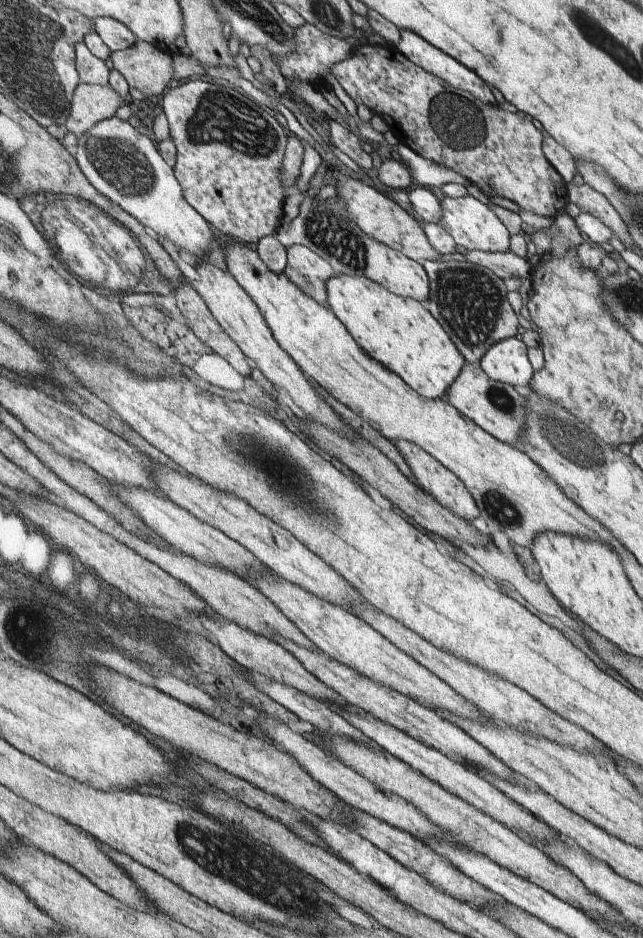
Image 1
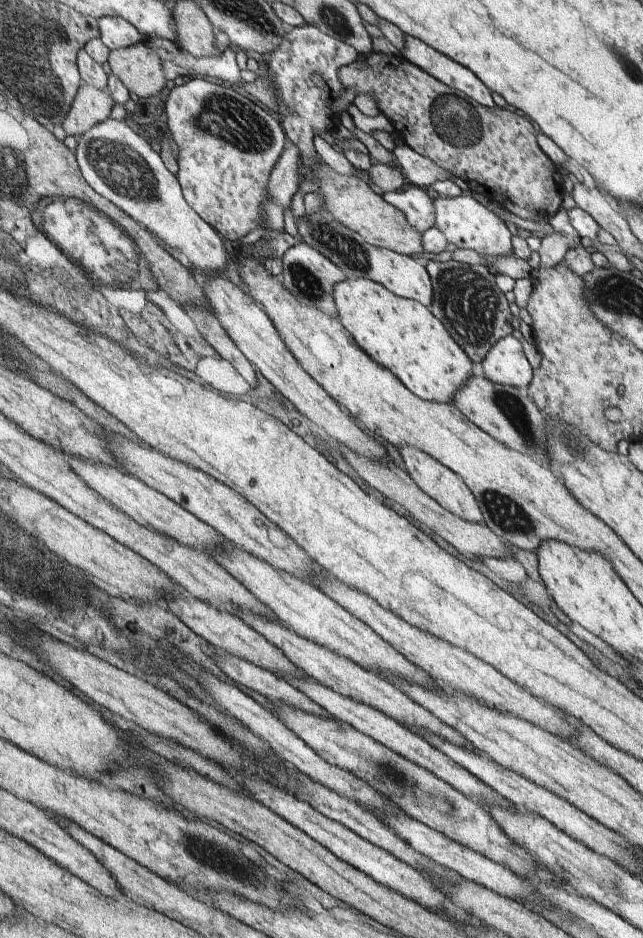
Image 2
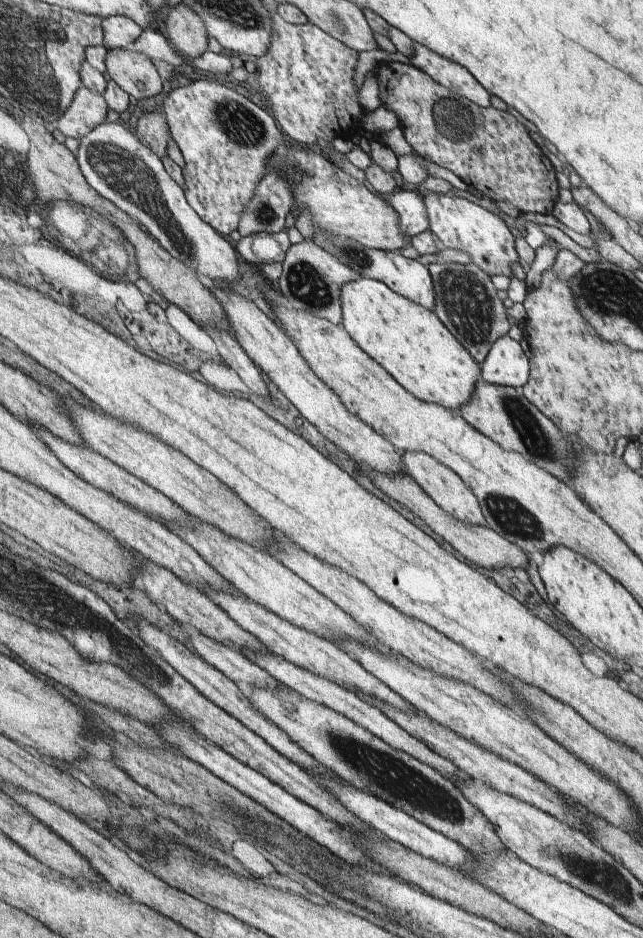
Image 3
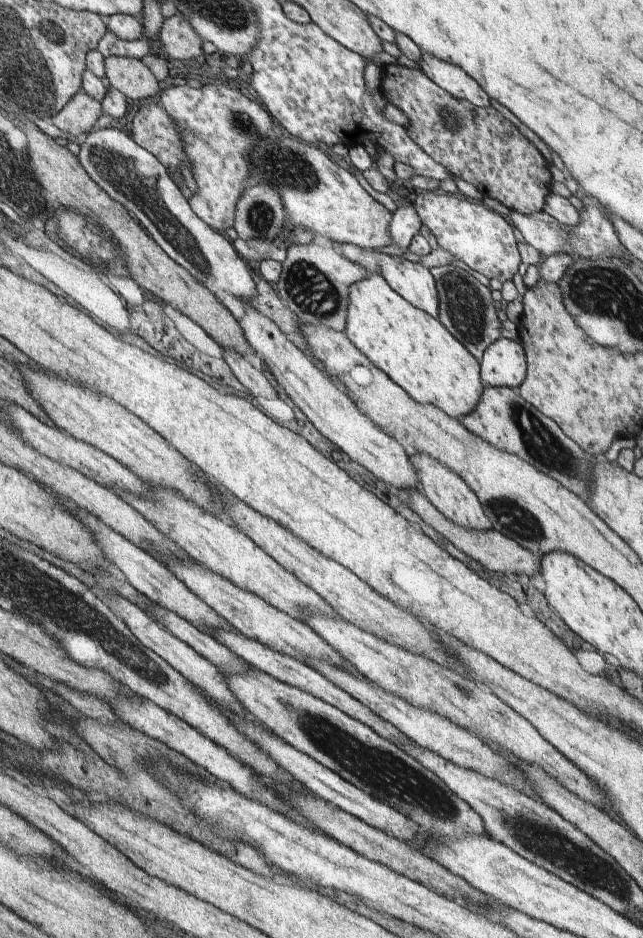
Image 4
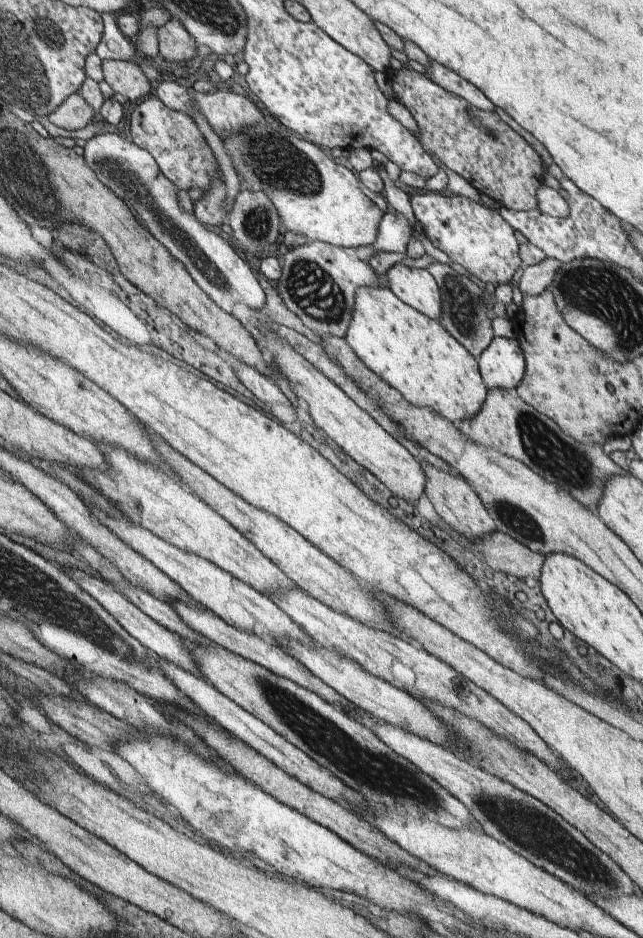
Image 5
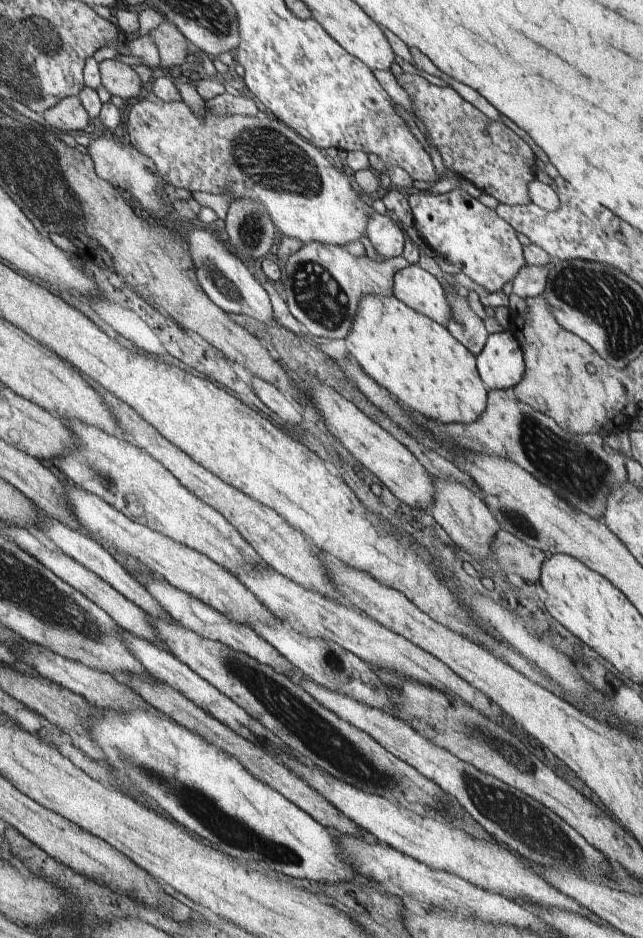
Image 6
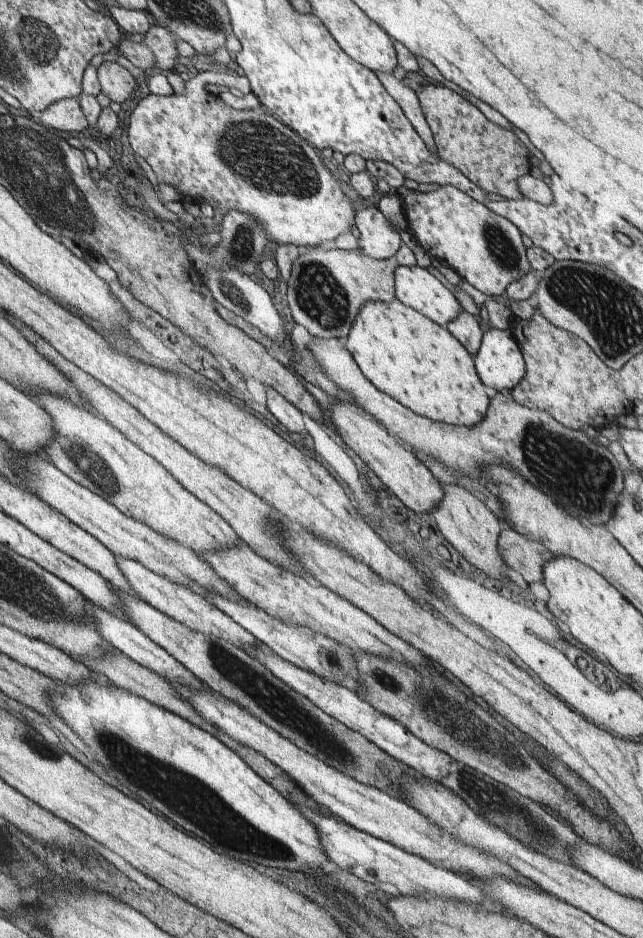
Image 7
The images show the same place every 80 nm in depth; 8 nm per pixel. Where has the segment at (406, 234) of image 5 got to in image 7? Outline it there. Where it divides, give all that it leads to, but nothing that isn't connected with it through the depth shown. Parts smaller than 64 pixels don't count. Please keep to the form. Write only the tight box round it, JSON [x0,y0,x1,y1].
[355,201,401,259]

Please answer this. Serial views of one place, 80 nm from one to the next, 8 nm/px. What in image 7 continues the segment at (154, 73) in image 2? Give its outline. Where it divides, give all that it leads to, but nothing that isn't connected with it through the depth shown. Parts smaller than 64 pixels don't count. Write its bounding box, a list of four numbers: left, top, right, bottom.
[97,61,136,102]

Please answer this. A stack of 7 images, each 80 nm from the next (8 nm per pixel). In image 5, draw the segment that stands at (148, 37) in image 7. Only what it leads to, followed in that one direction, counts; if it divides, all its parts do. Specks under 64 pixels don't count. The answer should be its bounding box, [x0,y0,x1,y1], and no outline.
[157,17,196,62]

